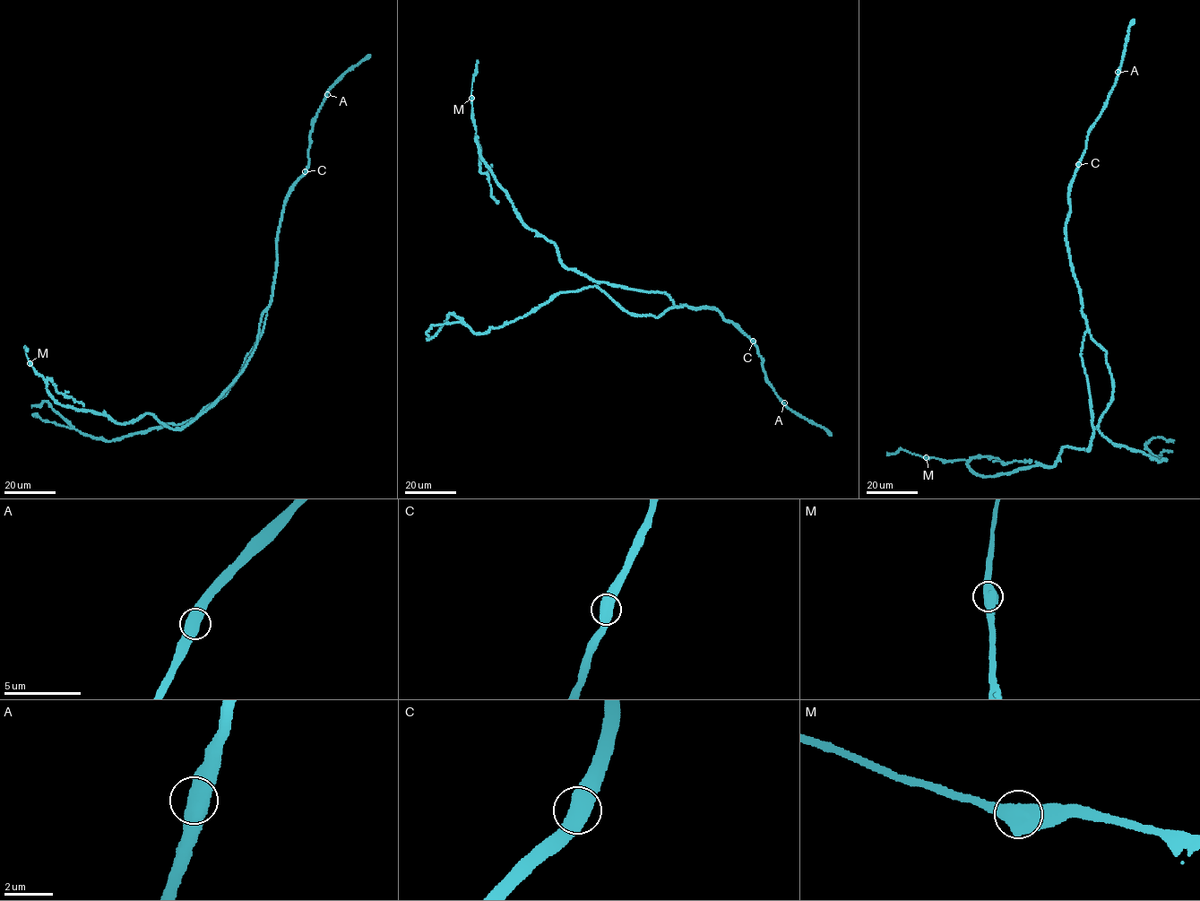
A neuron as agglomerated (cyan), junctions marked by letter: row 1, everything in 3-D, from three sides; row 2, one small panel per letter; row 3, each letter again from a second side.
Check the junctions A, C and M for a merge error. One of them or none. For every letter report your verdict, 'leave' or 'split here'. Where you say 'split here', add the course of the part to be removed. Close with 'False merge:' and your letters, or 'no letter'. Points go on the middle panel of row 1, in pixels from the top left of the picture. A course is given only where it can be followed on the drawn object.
A: leave
C: leave
M: leave
False merge: no letter

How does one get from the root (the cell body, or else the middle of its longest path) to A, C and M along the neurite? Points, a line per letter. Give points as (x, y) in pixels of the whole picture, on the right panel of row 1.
A: (1081, 353), (1086, 320), (1066, 241), (1068, 194), (1084, 152), (1088, 131), (1100, 113), (1117, 72)
C: (1081, 353), (1086, 318), (1074, 272), (1066, 228), (1069, 188), (1078, 164)
M: (1081, 353), (1094, 433), (1089, 450), (1066, 446), (1053, 466), (989, 477), (978, 475), (962, 459), (926, 457)

